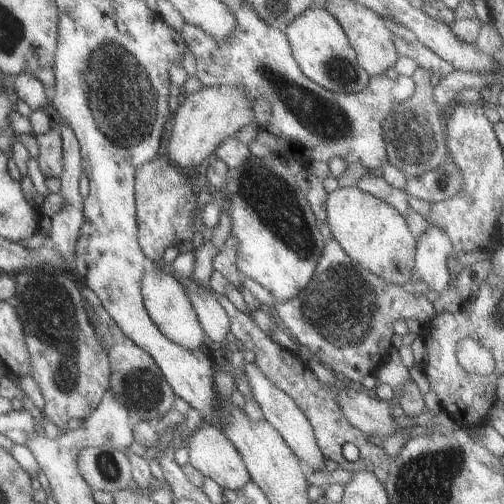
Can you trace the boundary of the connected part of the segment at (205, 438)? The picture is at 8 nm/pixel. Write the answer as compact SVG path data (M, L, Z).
M201 422L187 438L187 464L222 489L239 490L250 480L242 458L219 427Z

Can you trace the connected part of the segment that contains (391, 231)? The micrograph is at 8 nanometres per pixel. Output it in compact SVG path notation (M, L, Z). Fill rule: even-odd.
M337 187L326 194L324 211L326 226L353 262L385 282L399 286L411 282L418 236L409 231L405 219L394 208L357 187Z

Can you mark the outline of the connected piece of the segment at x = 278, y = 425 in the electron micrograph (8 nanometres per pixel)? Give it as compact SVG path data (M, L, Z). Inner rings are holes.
M248 360L243 363L243 374L247 378L247 384L252 392L252 399L260 406L263 420L267 421L272 429L275 429L283 439L283 442L291 449L295 458L305 462L311 470L325 470L325 457L322 450L319 450L310 422L302 415L301 410L295 406L295 403L284 392L275 388L264 376L260 370L253 364L248 364Z

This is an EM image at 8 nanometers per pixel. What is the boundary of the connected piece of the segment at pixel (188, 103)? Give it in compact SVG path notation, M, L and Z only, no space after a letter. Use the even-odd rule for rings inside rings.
M219 85L212 87L201 87L191 94L182 94L178 103L178 108L173 112L171 118L171 133L167 140L167 160L173 166L197 166L204 158L213 155L213 150L225 138L233 136L239 129L249 125L252 121L255 123L252 102L244 97L244 94L236 88Z

